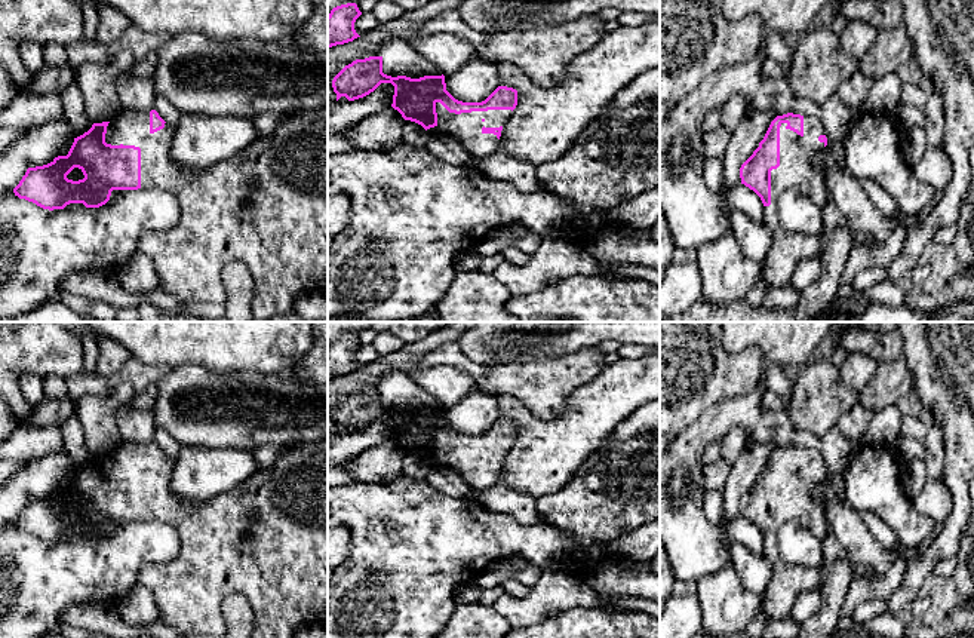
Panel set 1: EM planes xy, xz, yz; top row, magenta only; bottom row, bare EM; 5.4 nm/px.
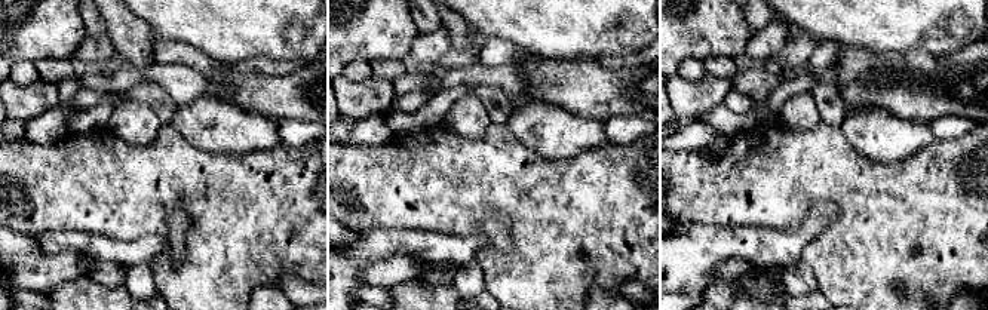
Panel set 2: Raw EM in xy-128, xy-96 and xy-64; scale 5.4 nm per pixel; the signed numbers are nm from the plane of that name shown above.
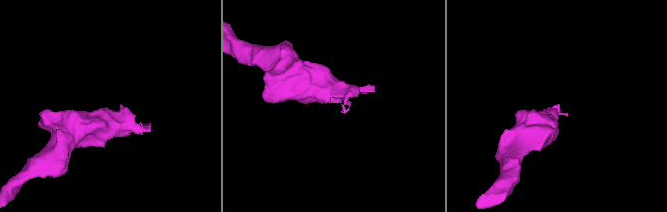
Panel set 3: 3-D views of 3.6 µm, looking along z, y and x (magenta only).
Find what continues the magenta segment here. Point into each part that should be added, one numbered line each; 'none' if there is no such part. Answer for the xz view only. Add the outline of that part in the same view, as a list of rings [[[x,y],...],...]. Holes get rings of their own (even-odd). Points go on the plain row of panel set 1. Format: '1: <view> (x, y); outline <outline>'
1: xz (466, 460); outline [[[436,435],[437,457],[427,461],[430,467],[448,467],[457,472],[474,491],[483,491],[498,481],[494,466],[483,466],[482,460],[504,458],[511,442],[488,442],[471,445],[449,445]]]

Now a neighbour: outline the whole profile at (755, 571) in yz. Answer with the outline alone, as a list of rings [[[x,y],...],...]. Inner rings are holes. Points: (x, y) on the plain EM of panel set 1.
[[[738,542],[731,543],[729,558],[743,586],[756,595],[763,595],[774,573],[772,565]]]

